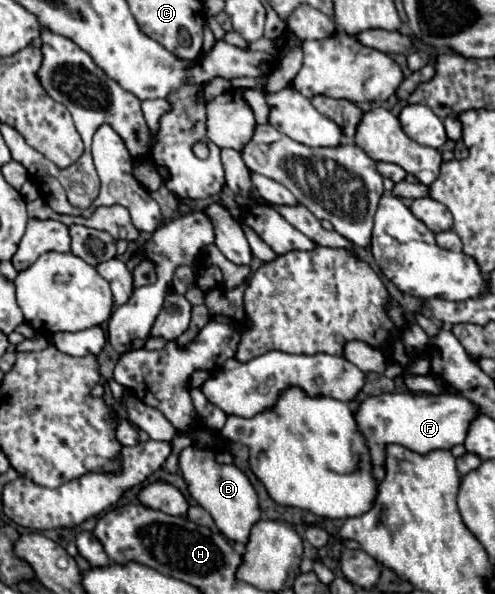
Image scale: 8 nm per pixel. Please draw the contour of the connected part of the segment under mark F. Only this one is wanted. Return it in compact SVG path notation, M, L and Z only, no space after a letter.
M379 394L369 396L361 402L359 410L355 412L355 422L359 432L363 434L371 464L373 464L373 478L383 478L383 464L385 464L385 444L401 444L417 454L429 454L433 450L449 450L455 444L465 442L465 432L469 428L469 420L479 412L475 404L465 400L461 394Z

